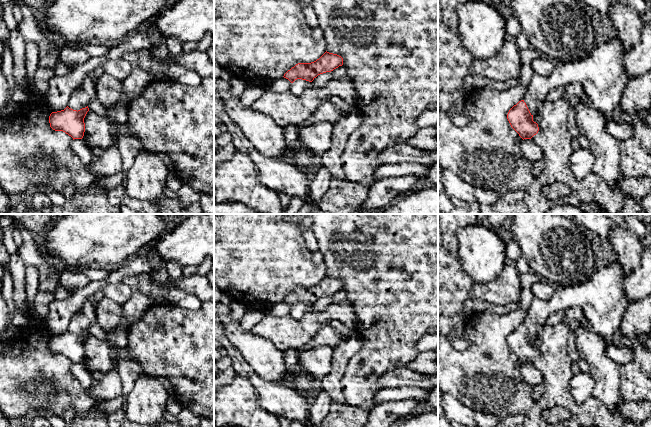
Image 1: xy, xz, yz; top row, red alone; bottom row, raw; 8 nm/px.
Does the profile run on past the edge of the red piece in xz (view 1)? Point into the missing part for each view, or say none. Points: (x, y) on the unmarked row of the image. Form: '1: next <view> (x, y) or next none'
1: next xz (297, 312)

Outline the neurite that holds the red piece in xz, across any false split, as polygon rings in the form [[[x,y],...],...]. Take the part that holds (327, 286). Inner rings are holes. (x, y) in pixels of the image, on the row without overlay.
[[[326,275],[314,286],[296,288],[283,301],[292,307],[290,316],[299,320],[303,318],[318,299],[331,296],[342,289],[343,282],[341,280]]]

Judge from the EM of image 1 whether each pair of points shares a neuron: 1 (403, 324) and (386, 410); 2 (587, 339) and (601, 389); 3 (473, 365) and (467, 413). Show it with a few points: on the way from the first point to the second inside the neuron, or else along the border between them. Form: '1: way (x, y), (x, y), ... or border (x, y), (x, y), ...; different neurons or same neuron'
1: border (377, 403), (370, 411); different neurons
2: way (593, 351), (601, 366), (601, 377); same neuron
3: border (448, 394), (451, 394), (471, 408), (491, 413); different neurons

